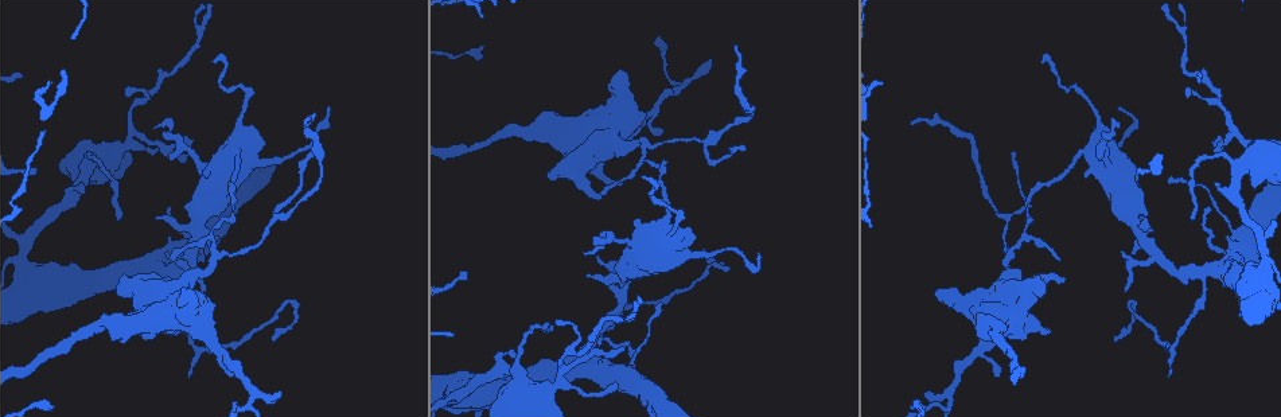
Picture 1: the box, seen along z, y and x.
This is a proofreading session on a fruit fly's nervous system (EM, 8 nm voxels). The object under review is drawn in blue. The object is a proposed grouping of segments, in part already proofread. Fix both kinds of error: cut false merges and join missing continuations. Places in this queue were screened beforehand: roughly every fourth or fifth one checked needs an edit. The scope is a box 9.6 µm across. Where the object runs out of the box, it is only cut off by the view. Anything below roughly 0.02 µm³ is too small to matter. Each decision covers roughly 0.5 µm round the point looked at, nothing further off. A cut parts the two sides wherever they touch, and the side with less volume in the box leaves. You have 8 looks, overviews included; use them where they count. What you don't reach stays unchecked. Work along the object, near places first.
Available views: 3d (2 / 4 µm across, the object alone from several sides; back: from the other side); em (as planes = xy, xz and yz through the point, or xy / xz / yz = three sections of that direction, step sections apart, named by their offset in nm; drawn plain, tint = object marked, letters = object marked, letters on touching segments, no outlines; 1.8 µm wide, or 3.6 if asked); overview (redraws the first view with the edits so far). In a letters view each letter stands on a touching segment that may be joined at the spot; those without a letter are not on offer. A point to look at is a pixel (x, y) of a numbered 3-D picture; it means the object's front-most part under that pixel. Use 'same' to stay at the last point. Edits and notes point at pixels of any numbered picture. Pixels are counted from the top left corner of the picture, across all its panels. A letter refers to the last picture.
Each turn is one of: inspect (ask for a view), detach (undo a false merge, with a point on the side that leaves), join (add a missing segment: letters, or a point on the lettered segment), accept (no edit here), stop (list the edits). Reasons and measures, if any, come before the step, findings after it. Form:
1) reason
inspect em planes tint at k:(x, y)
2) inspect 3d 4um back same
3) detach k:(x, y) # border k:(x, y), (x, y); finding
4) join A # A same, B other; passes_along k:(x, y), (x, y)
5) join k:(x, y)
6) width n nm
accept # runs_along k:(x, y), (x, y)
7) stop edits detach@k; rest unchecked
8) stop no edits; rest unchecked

sharp bend
inspect em 3.6um planes plain at 1:(523, 380)

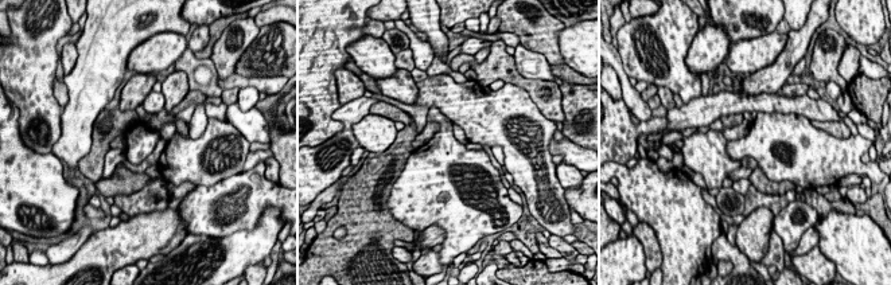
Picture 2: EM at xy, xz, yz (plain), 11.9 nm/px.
inspect em 3.6um planes tint same

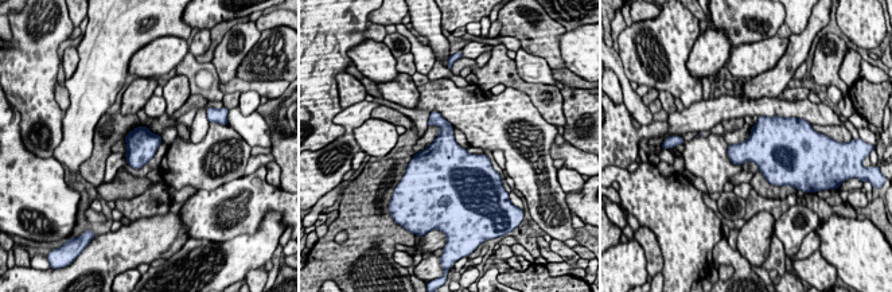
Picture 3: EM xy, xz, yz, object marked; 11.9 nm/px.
inspect em 3.6um planes letters same

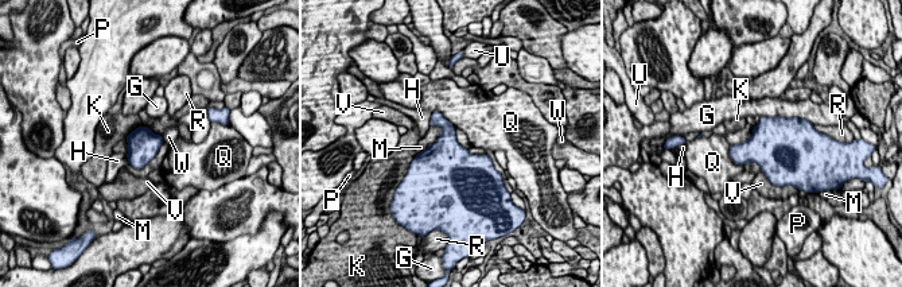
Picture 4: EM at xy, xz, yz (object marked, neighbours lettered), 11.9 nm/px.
accept # G other, H other, K other, M other, P other, Q other, R other, U other, V other, W other; all the same neuron

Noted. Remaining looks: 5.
free end
inspect em xz step 8 letters at 1:(1132, 251)

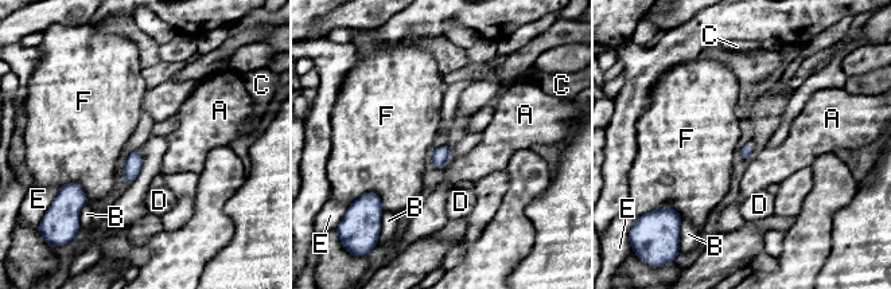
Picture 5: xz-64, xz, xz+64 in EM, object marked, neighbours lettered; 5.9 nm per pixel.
inspect em planes letters same

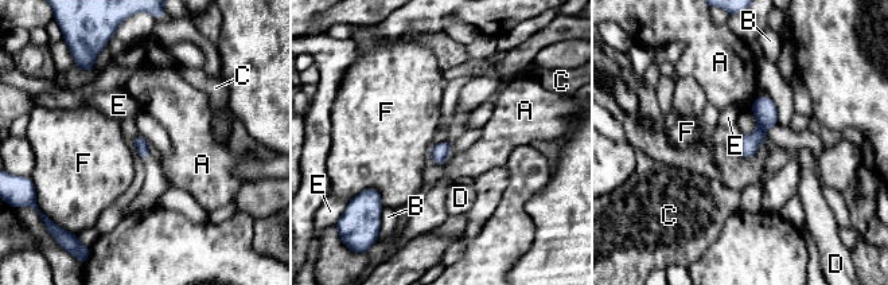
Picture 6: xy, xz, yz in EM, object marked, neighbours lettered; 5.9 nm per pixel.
accept # A other, B other, C other, D other, E other, F other; border 6:(361, 190), (374, 188), (384, 206); no lettered segment goes on from it

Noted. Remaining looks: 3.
thick turns thin
inspect em xy step 4 letters at 1:(140, 286)

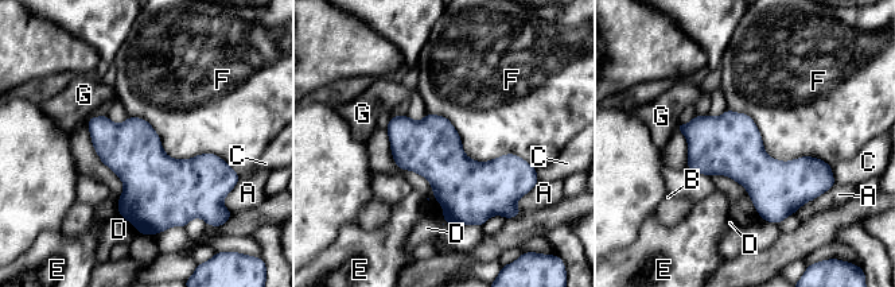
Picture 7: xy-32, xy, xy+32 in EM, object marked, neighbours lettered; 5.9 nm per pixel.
accept # A other, B other, C other, D other, E other, F other, G other; border 7:(427, 112), (470, 158), (536, 167); one neuron here

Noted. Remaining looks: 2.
stop no edits; rest unchecked

